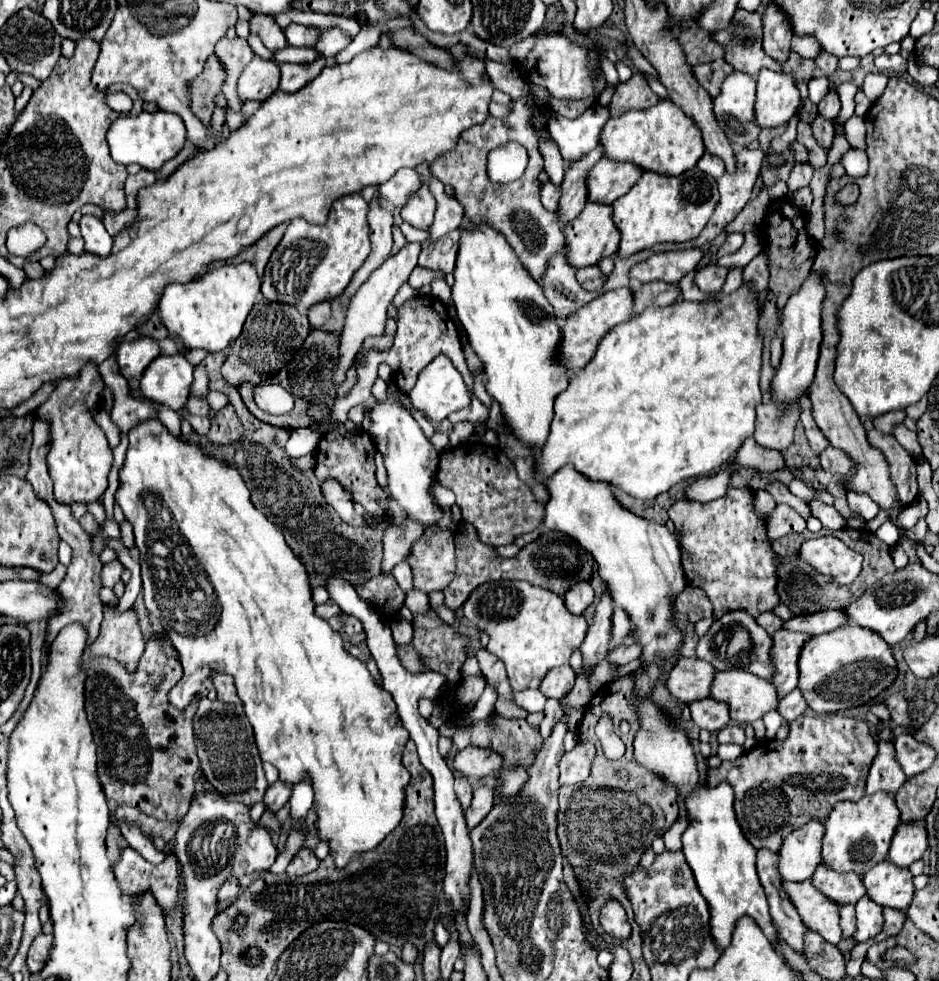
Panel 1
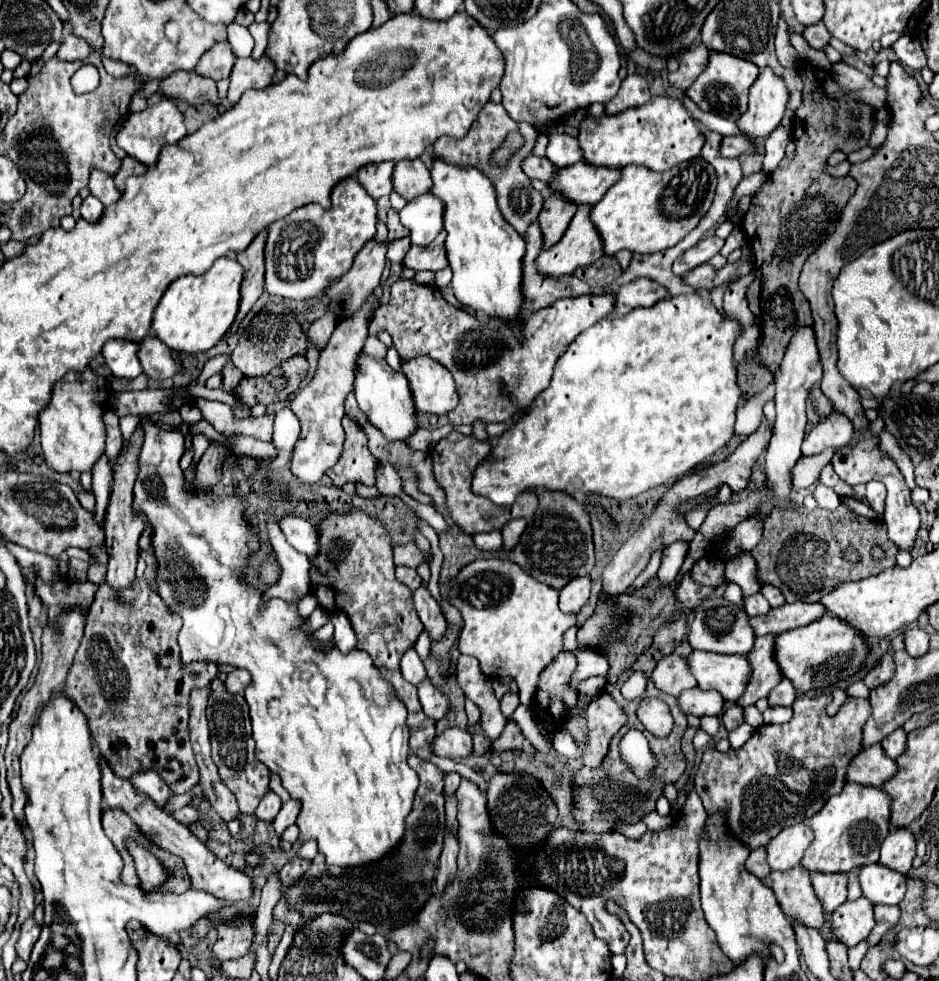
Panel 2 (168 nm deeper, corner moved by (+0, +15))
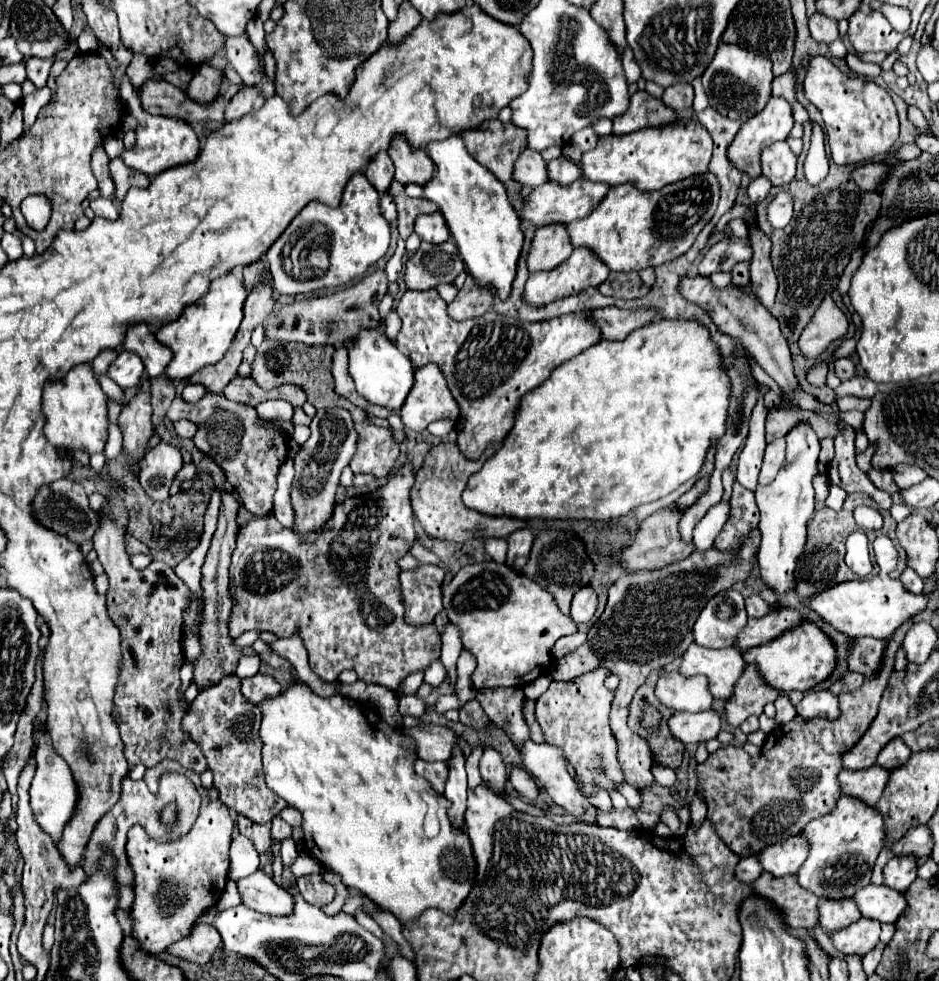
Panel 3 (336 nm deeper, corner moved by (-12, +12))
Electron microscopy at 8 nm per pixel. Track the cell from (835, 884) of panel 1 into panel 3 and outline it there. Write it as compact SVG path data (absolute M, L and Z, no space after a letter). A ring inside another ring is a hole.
M819 900L819 928L825 932L837 932L859 920L857 904L853 900Z

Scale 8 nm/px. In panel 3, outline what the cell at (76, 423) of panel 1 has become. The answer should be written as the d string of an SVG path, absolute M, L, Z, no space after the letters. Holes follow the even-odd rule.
M89 364L71 368L65 378L49 380L43 388L43 412L45 412L45 436L59 450L87 450L89 454L103 452L107 444L107 396L95 380L95 372Z

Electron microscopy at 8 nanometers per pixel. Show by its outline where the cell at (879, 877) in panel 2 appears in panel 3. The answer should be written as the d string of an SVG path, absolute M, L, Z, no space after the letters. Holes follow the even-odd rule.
M871 884L869 888L861 888L853 898L863 918L879 920L879 922L895 922L905 910L905 896L901 892L893 892L885 886Z

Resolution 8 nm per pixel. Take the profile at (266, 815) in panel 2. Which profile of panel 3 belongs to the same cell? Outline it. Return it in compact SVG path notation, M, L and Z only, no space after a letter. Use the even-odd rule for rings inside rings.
M273 818L271 824L273 824L273 826L271 826L271 838L273 838L273 840L283 842L285 838L291 838L292 827L289 826L285 820L281 820L281 818Z

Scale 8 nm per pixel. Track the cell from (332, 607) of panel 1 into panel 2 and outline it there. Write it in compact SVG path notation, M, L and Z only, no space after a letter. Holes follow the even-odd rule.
M307 593L303 599L301 599L301 603L299 603L299 613L303 615L303 617L307 617L307 615L311 615L317 607L319 607L319 601L317 601L317 597L313 597L315 593Z

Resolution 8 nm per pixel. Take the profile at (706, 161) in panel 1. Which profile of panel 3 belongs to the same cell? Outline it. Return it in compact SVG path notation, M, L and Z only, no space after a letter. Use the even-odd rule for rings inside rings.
M785 140L771 144L761 154L763 176L767 176L773 182L773 186L789 184L795 176L795 166L797 166L797 156L791 152Z

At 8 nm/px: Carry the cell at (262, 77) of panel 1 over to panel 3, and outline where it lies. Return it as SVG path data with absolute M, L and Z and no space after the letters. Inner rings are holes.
M243 86L243 90L239 94L233 96L233 100L229 102L229 106L225 108L225 120L223 124L227 122L233 122L233 120L239 120L243 118L245 114L251 114L251 112L257 112L261 106L263 106L263 96L257 92L257 88L253 86Z

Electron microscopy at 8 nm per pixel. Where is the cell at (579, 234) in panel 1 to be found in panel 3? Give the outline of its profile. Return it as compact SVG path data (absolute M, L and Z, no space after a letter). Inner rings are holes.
M573 252L563 264L553 268L553 272L531 274L527 284L525 284L523 300L527 304L537 306L537 308L539 306L547 306L547 304L551 304L555 300L567 298L571 294L579 294L581 290L597 288L607 276L609 276L609 268L605 268L605 264L601 264L601 260L593 260L593 256L589 256L589 252Z

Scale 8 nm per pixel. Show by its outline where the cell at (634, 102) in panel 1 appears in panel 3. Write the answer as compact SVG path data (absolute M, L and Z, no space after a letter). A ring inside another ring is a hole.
M635 92L625 116L621 116L621 120L613 120L613 134L623 136L643 128L673 126L677 120L677 114L671 108L665 108L661 100L649 96L647 92Z

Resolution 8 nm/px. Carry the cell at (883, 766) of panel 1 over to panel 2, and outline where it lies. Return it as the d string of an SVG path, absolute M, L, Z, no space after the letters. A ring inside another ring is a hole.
M875 743L867 749L863 749L849 765L847 781L859 783L859 785L885 785L893 775L897 775L899 765L895 759L887 757L881 743Z

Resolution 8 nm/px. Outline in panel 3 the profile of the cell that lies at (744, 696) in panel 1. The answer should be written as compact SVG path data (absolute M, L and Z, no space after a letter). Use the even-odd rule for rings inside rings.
M693 642L681 658L679 672L683 676L697 676L697 674L707 676L709 692L715 698L725 700L725 696L733 692L733 684L737 684L737 680L741 678L741 672L745 670L741 652L731 654L733 650L735 648L711 650Z

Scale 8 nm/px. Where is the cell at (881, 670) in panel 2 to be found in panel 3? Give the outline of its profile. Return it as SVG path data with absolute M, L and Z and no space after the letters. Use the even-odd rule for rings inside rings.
M853 638L849 644L849 654L845 658L847 668L861 672L865 678L871 678L879 668L879 660L885 652L885 644L887 640Z

